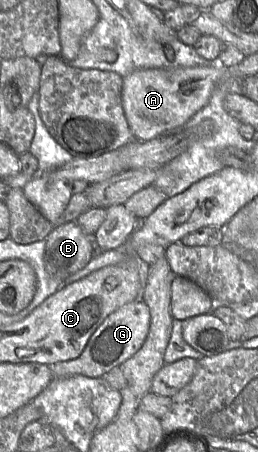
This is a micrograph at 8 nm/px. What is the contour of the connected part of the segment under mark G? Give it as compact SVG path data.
M137 299L111 313L90 337L83 352L73 360L50 365L54 377L87 376L101 378L104 374L132 357L144 344L151 322L148 305Z

